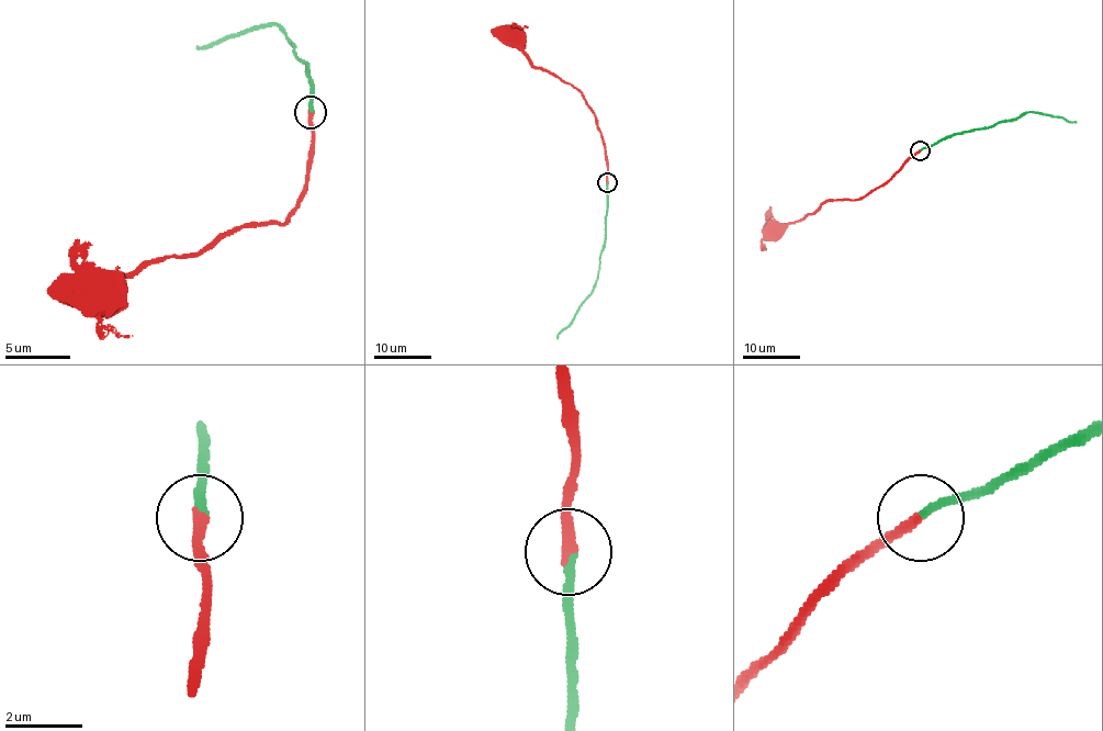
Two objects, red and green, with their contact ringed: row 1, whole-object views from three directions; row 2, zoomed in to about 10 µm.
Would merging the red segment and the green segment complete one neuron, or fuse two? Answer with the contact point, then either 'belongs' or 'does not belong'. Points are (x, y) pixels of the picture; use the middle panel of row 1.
(607, 182) | belongs

